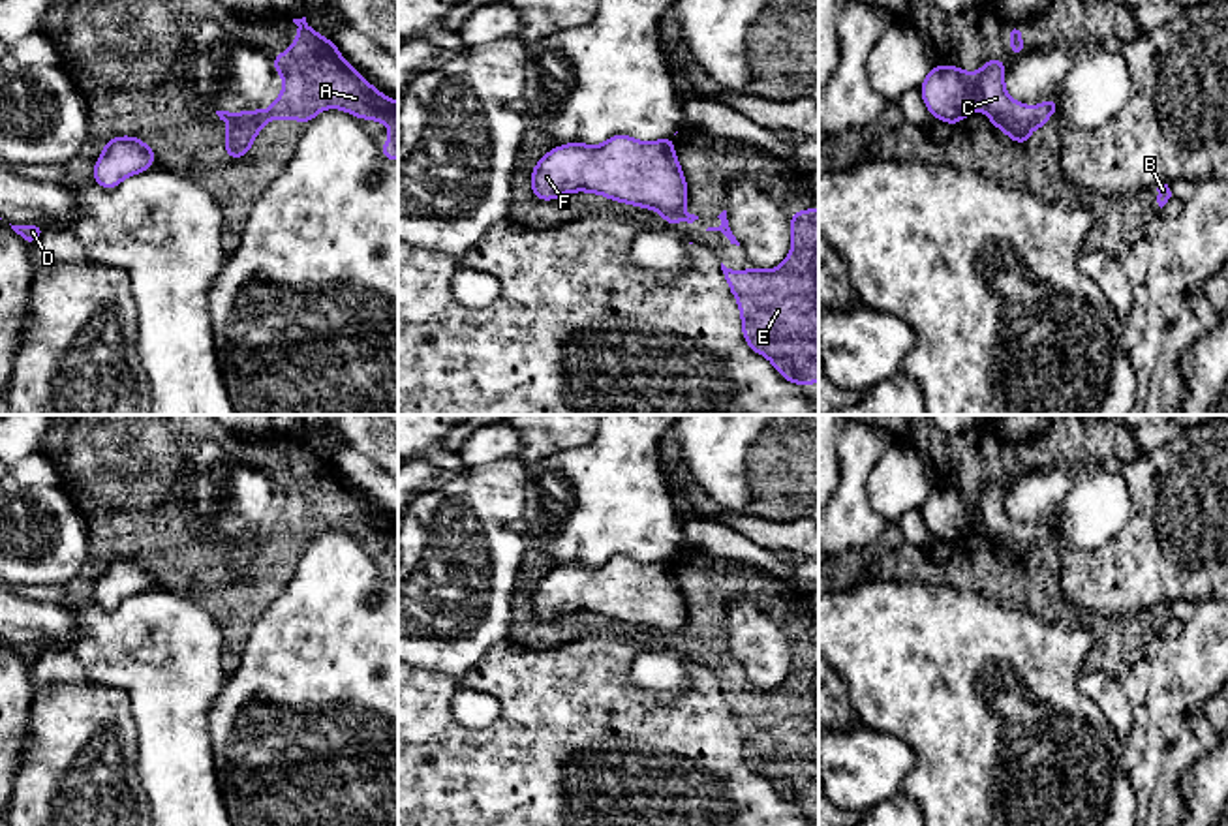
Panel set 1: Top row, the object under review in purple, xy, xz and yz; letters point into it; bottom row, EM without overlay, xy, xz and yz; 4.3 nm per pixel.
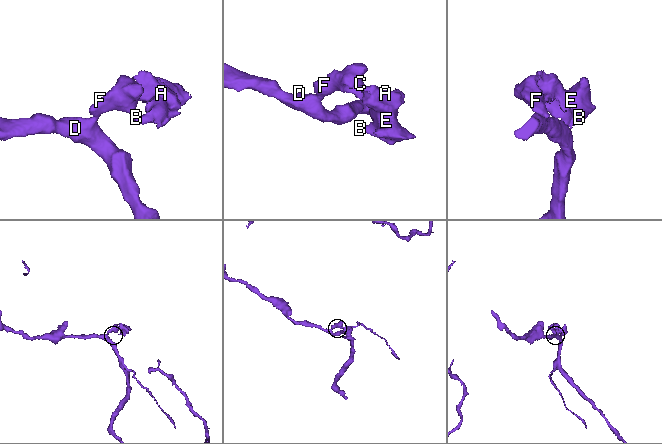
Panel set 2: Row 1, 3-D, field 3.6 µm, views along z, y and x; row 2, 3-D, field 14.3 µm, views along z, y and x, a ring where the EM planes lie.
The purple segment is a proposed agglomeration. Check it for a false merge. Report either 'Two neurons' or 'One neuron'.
Two neurons

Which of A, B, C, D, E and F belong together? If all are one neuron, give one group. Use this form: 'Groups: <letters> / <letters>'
Groups: A B E / C D F

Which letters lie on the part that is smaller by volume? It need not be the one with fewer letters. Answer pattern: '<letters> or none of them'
A, B, E

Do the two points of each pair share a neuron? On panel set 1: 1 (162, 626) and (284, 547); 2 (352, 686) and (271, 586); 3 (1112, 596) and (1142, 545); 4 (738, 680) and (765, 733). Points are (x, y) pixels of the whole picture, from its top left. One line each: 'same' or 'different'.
1: different
2: different
3: same
4: same

